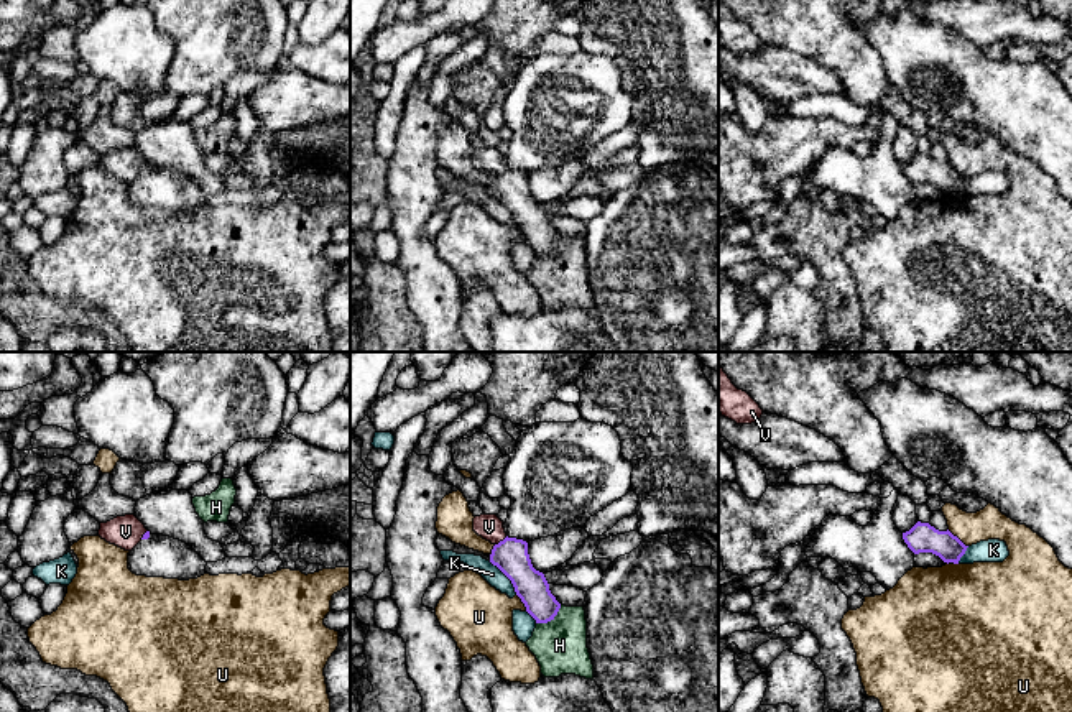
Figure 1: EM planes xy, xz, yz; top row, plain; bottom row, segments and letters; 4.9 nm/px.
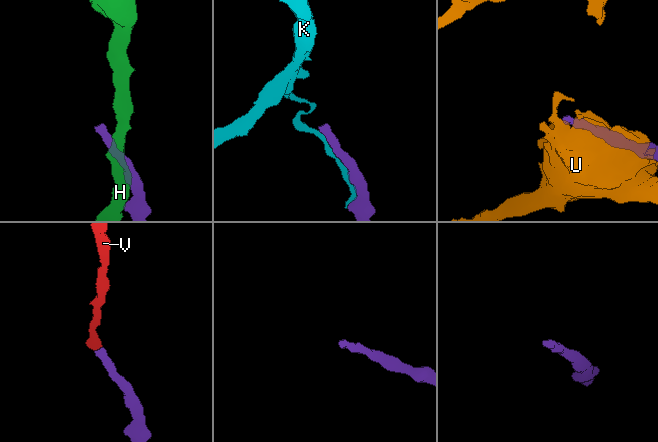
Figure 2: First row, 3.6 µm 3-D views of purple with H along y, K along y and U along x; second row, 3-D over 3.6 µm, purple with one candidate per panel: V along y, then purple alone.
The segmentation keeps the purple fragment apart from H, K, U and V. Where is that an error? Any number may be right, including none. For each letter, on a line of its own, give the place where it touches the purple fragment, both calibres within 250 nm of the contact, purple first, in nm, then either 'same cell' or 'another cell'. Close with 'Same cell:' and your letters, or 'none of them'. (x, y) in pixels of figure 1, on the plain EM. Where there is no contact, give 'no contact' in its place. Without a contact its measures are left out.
H: contact xz (551, 250); calibres 160 and 260 nm; another cell
K: contact xz (507, 208); calibres 170 and 90 nm; another cell
U: contact yz (956, 168); calibres 140 and 240 nm; another cell
V: contact xz (500, 173); calibres 170 and 120 nm; same cell
Same cell: V

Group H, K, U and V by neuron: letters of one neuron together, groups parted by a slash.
H / K / U / V

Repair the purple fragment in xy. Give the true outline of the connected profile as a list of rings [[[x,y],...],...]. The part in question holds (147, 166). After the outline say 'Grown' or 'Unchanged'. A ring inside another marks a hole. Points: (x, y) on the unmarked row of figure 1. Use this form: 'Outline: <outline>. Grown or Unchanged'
Outline: [[[125,146],[100,155],[99,168],[110,176],[132,183],[141,171],[150,169],[150,163],[135,146]]]. Grown

